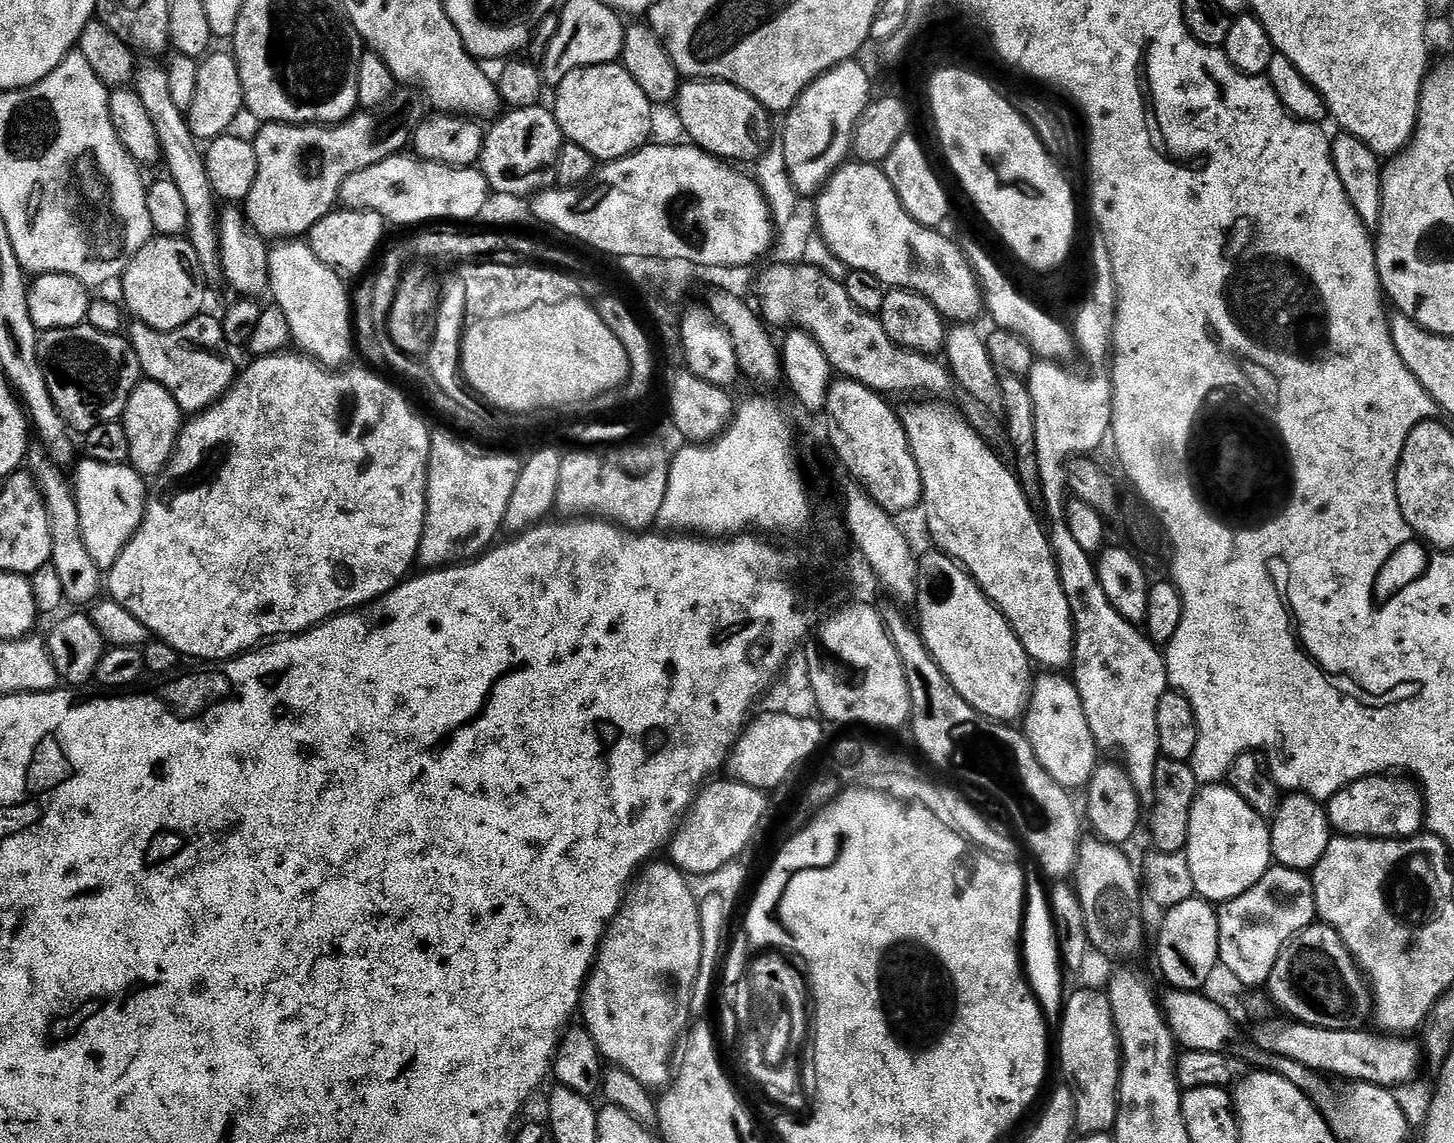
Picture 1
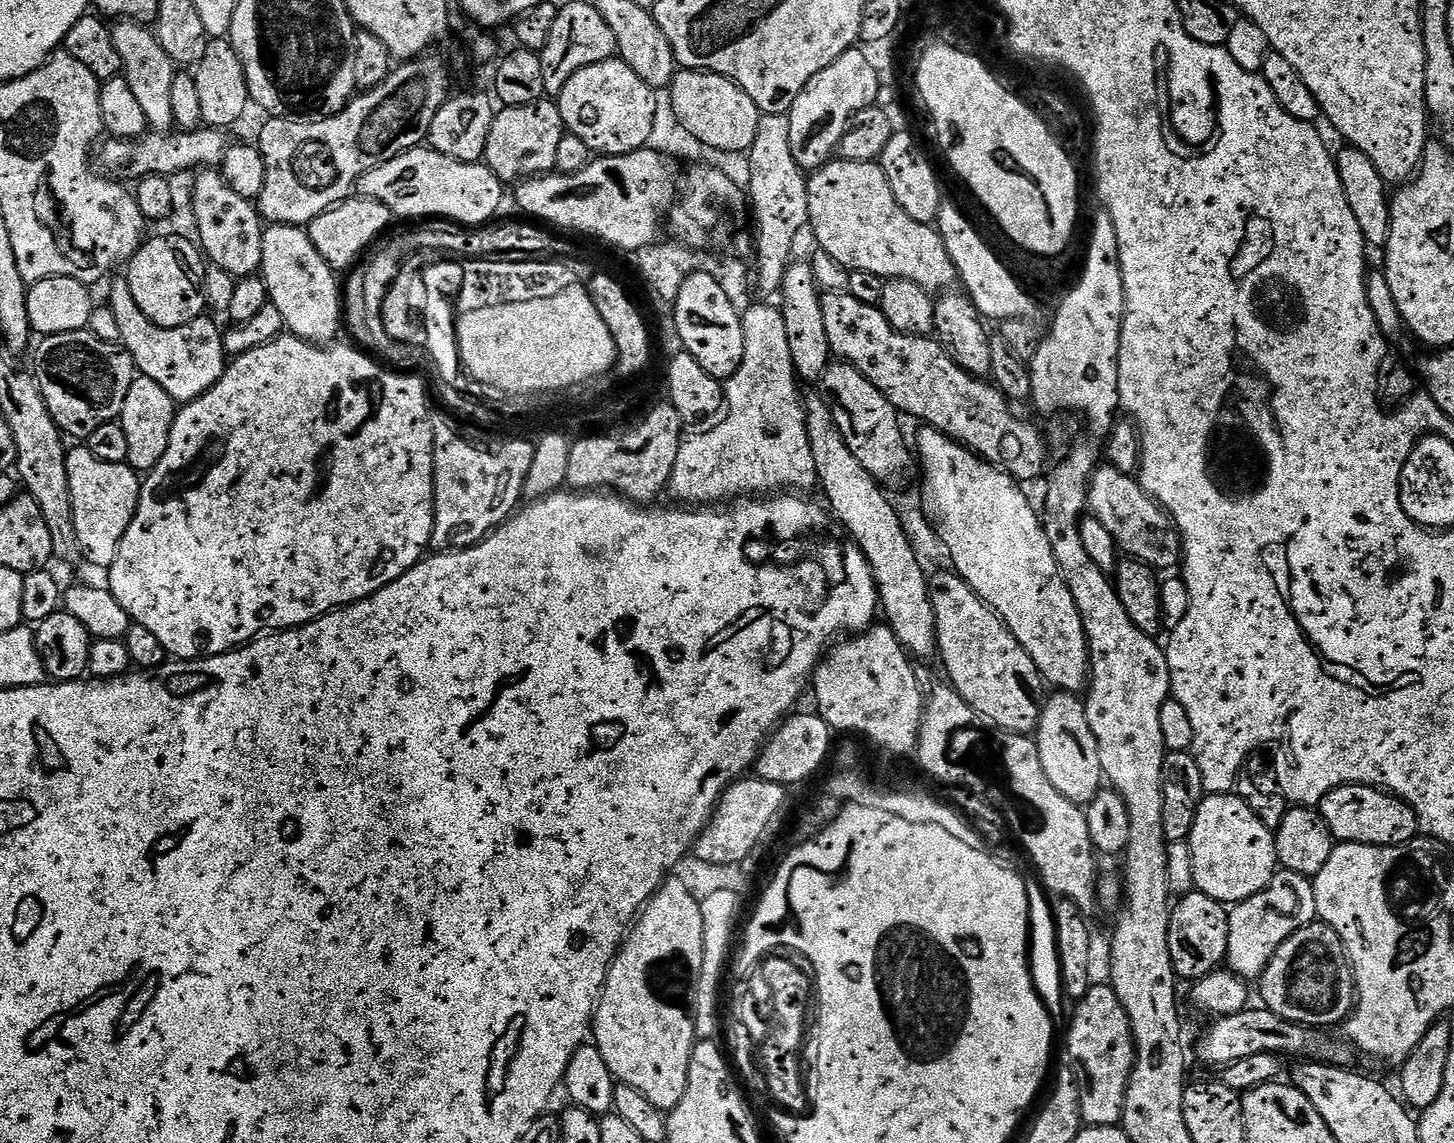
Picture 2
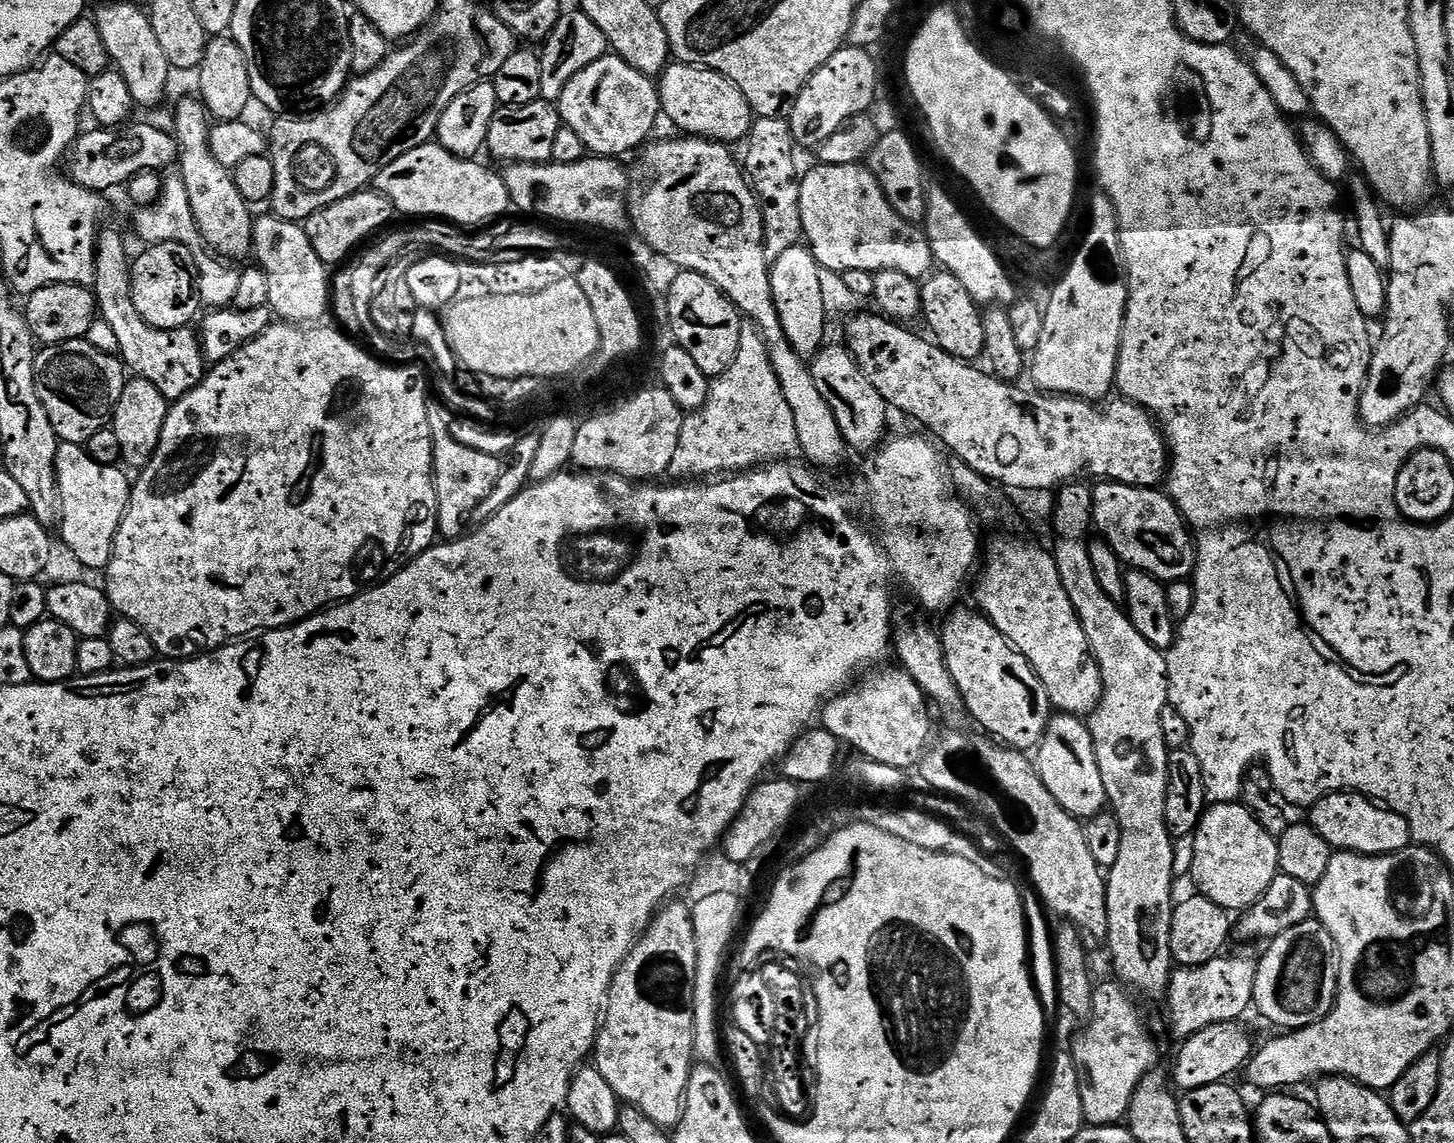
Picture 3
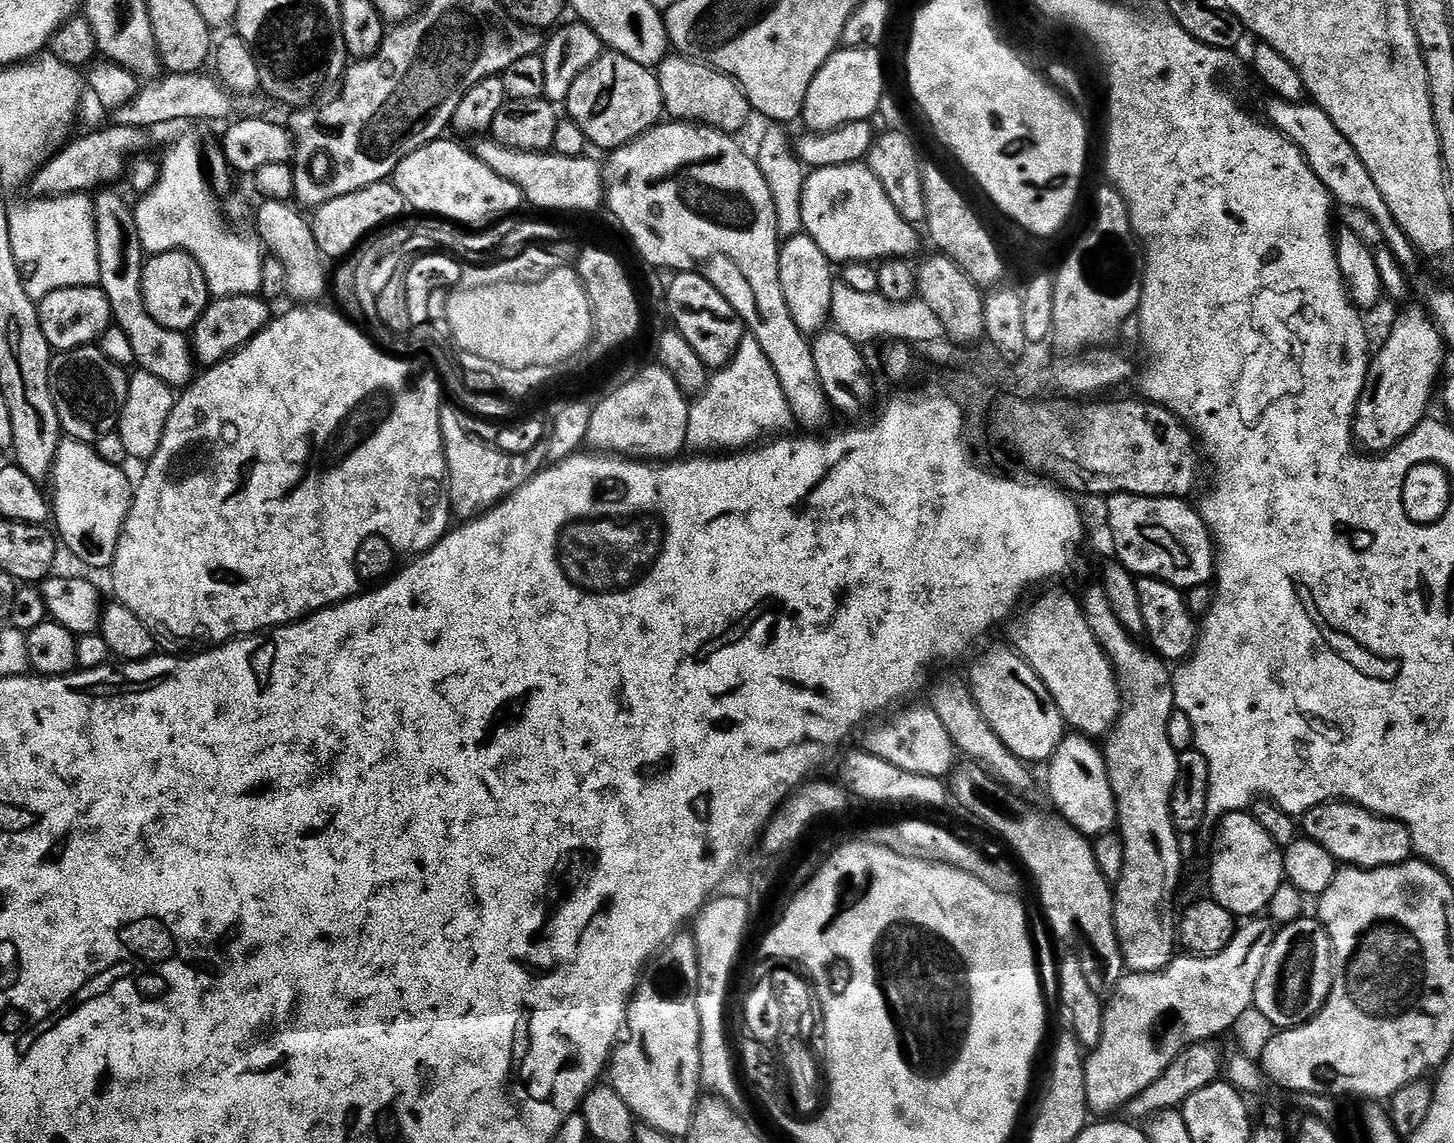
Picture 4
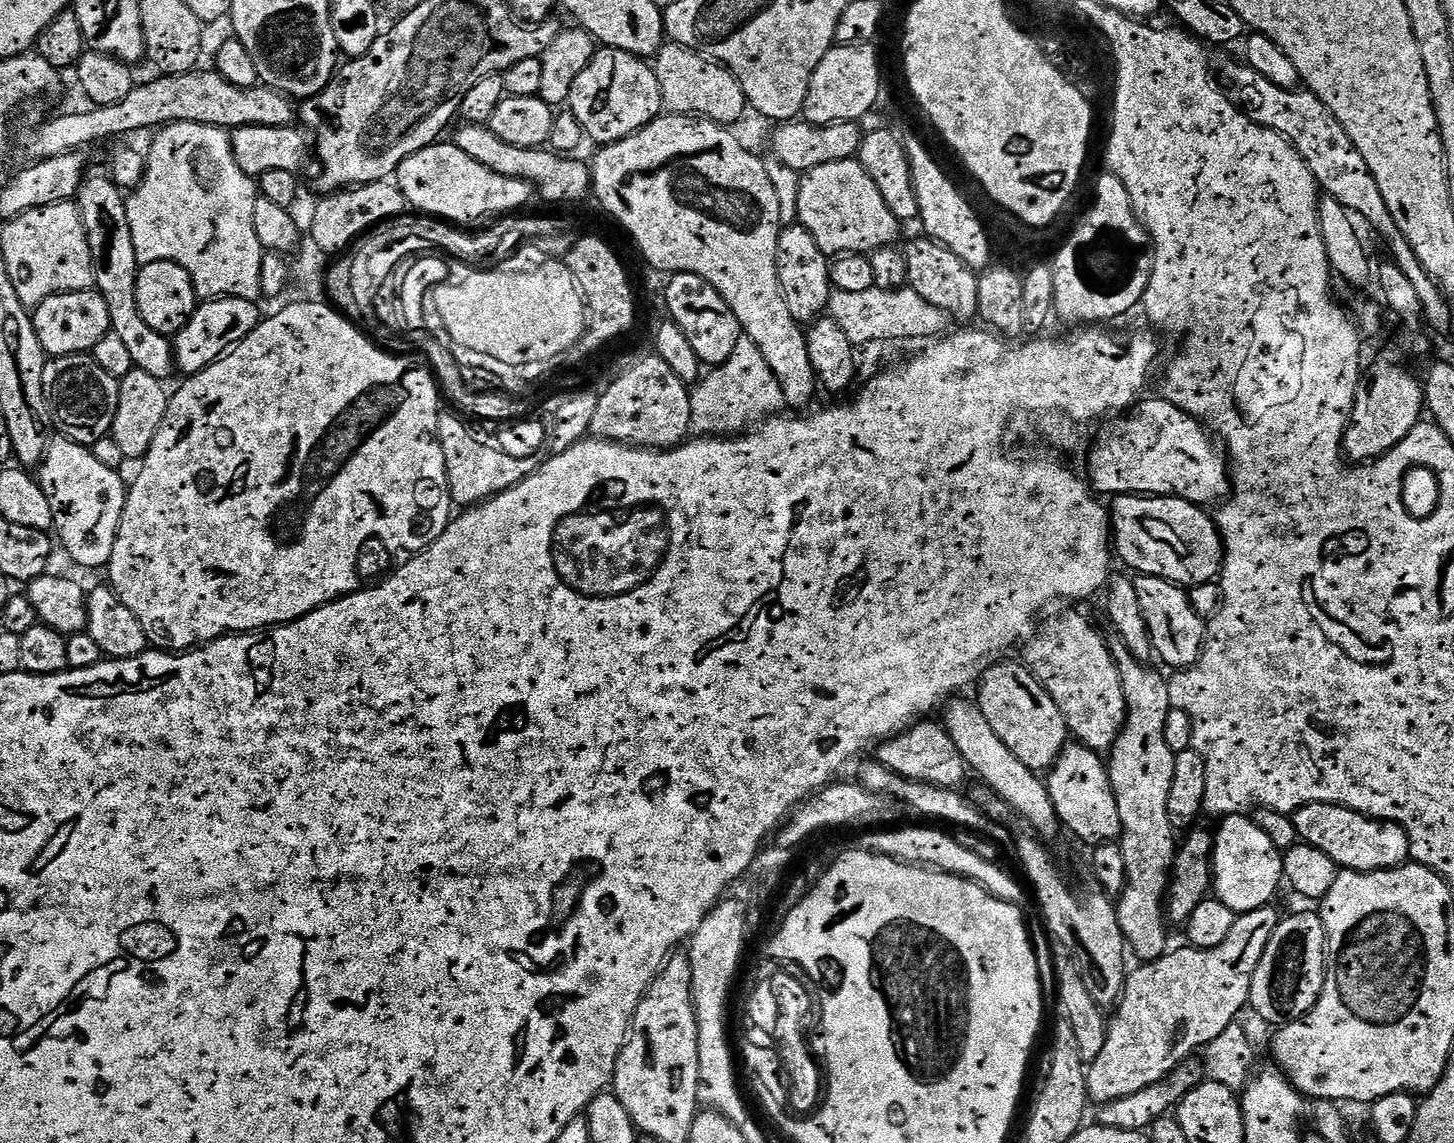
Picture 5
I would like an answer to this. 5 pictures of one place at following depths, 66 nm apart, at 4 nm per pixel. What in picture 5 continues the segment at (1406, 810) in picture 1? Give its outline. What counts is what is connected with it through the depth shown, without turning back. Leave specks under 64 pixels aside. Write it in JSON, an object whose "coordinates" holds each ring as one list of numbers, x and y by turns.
{"coordinates":[[1307,804,1291,813,1301,841,1329,856,1337,869,1350,872,1381,872,1409,863,1412,851,1408,831,1389,820,1376,820,1345,808,1342,804]]}

